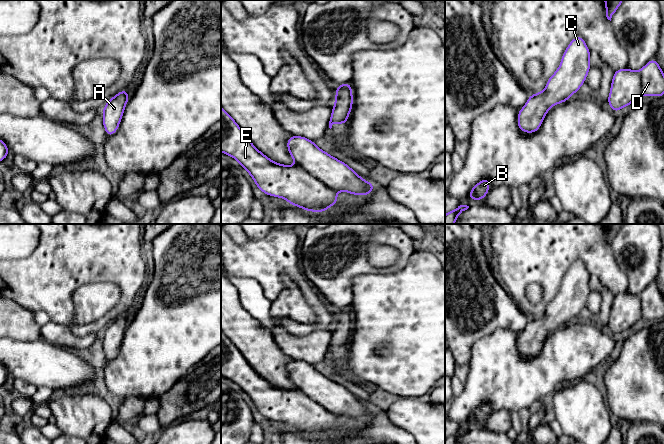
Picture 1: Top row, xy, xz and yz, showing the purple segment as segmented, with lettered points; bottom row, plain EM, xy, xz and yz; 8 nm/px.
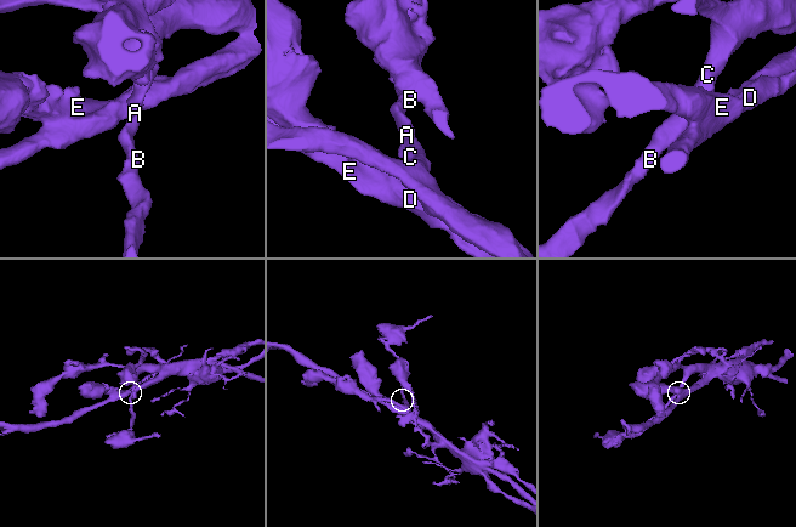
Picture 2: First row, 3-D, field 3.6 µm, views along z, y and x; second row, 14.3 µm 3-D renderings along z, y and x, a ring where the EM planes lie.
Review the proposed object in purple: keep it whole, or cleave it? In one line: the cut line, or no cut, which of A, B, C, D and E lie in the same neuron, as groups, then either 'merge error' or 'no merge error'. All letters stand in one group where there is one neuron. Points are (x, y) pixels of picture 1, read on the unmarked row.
no cut; A B C D E; no merge error

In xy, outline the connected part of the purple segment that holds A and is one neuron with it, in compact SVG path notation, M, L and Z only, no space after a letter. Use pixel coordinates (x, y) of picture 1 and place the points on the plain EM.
M125 313L111 322L103 331L103 350L108 362L117 355L128 323L129 318Z

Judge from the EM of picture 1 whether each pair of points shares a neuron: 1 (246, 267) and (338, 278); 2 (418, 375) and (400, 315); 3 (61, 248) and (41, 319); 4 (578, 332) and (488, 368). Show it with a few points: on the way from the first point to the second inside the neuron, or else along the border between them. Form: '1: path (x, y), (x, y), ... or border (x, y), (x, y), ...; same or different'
1: border (299, 257), (302, 273), (319, 292); different
2: path (407, 360), (406, 330); same
3: border (35, 312), (43, 311), (50, 319); different
4: path (556, 354), (542, 368), (510, 368); same

